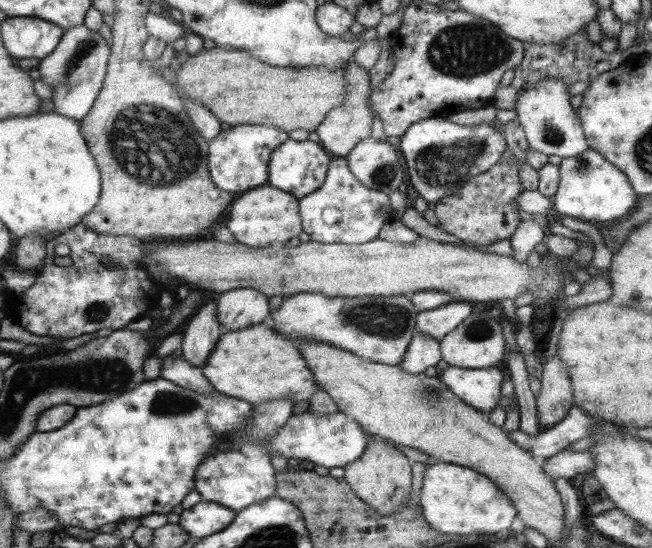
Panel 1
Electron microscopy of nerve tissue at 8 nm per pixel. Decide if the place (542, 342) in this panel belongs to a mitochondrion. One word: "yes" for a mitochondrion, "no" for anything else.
no

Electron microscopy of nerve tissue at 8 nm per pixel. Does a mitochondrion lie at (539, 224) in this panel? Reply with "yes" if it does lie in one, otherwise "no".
no

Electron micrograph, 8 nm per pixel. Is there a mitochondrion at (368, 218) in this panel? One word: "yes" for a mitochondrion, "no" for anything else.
no

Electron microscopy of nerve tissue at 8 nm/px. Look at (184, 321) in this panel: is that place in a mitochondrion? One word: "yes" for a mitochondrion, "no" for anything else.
no

